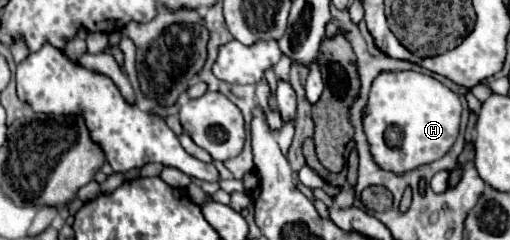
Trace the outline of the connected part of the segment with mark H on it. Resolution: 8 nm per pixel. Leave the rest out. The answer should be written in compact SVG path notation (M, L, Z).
M384 71L372 81L368 107L364 109L364 131L374 161L394 173L432 163L452 147L460 125L460 97L438 79L418 71Z

